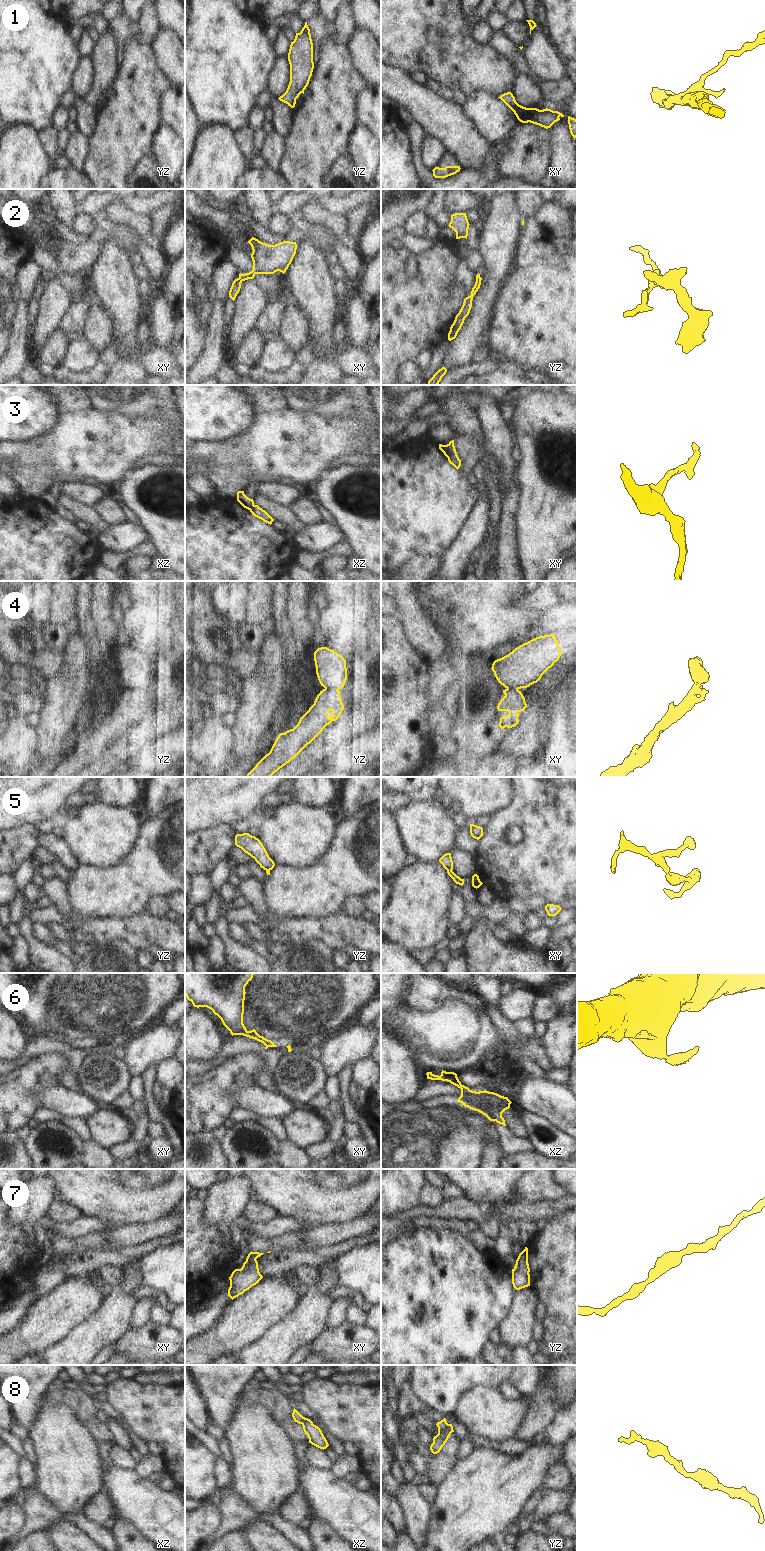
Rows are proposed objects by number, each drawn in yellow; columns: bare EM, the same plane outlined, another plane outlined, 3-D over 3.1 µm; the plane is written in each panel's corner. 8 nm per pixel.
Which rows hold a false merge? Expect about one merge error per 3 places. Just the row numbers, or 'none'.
2, 3, 4, 6, 8

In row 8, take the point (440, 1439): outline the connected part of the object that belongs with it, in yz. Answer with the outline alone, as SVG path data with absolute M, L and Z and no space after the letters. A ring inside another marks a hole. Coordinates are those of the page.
M449 1424L445 1430L434 1436L433 1443L430 1446L430 1450L433 1454L437 1454L440 1452L452 1432L454 1432L453 1426L452 1424Z

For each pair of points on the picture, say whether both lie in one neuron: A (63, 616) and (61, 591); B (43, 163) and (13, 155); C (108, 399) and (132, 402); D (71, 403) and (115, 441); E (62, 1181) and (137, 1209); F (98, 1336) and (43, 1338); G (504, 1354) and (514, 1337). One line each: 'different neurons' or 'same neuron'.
A: same neuron
B: same neuron
C: same neuron
D: different neurons
E: same neuron
F: different neurons
G: different neurons

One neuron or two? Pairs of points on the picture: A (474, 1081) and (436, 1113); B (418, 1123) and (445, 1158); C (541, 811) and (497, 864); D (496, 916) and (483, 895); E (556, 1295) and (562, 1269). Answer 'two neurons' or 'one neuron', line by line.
A: one neuron
B: one neuron
C: one neuron
D: two neurons
E: one neuron

